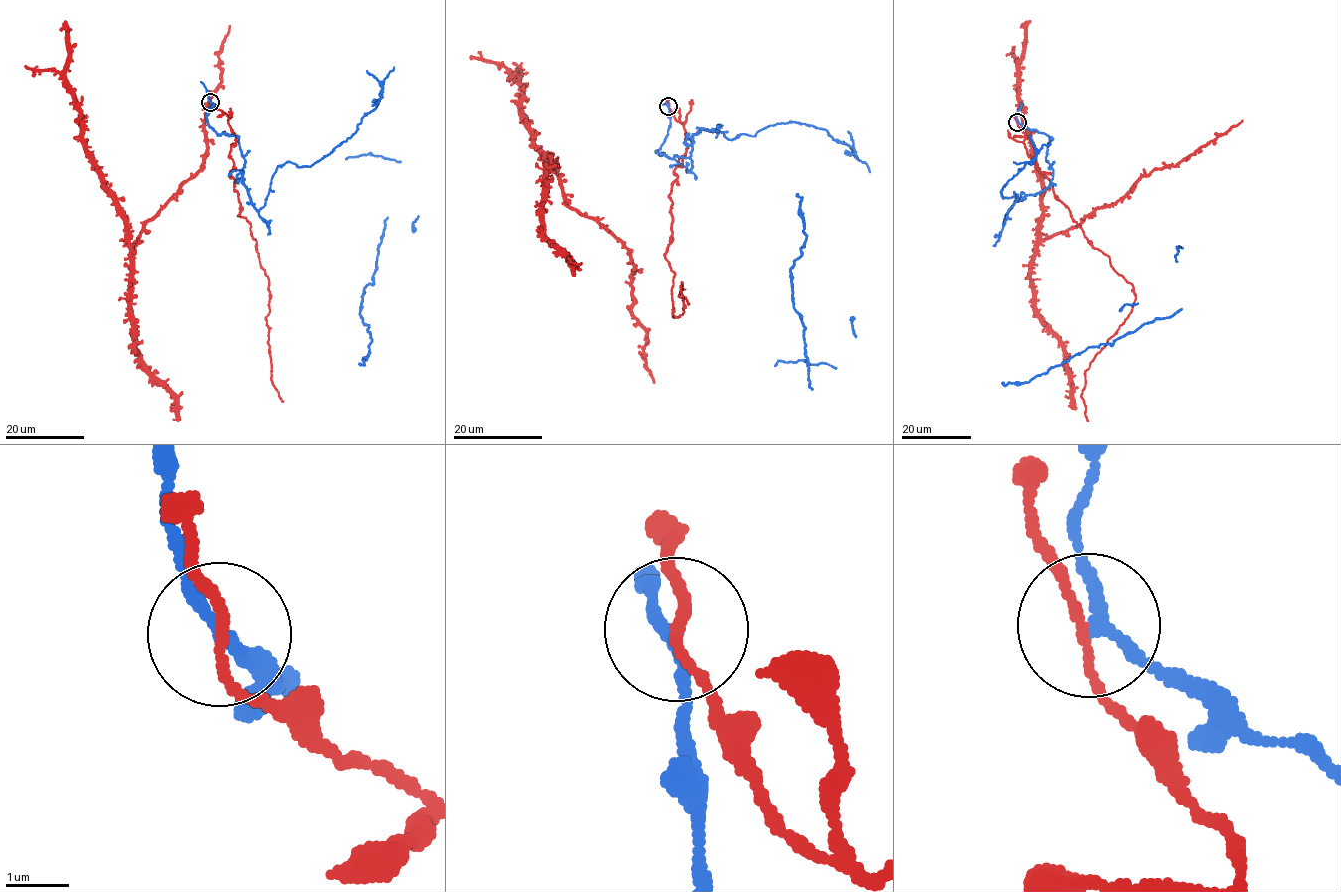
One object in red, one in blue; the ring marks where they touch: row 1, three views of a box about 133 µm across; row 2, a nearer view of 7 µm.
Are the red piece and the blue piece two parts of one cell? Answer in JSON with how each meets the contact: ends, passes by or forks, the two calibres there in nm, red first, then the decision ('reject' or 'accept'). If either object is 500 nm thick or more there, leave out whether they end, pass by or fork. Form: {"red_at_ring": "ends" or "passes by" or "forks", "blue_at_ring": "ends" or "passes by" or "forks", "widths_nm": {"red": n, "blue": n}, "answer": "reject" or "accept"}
{"red_at_ring": "passes by", "blue_at_ring": "passes by", "widths_nm": {"red": 120, "blue": 180}, "answer": "reject"}

